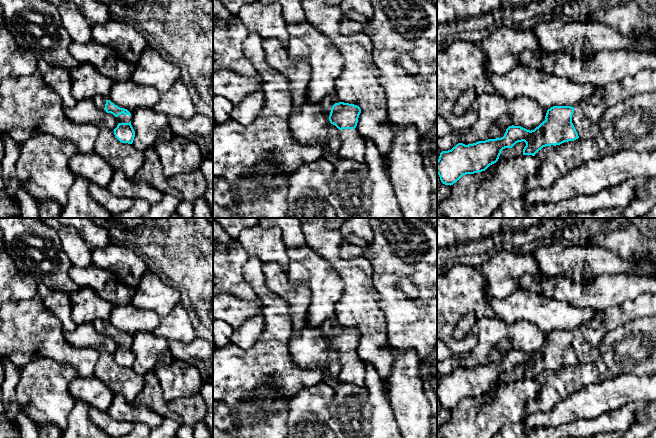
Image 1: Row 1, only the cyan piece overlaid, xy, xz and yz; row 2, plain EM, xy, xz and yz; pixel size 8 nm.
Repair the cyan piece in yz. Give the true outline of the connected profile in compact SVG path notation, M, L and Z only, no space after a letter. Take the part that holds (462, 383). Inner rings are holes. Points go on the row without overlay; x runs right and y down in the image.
M643 293L634 300L627 300L621 305L612 306L595 313L594 317L577 330L553 330L547 334L545 345L534 354L527 354L521 350L509 350L503 361L478 365L465 369L458 367L448 375L442 375L437 384L437 398L445 409L453 409L463 399L485 395L496 387L501 375L512 372L516 367L524 365L526 370L523 379L532 379L546 370L556 370L578 362L591 362L597 358L597 349L605 335L628 321L638 318L652 318L656 316L656 294Z

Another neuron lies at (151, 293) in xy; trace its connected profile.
M147 270L135 288L131 304L152 310L163 318L180 303L180 297L178 289L167 285L156 273Z

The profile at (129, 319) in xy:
M129 304L114 306L108 324L132 337L138 332L153 332L160 321L161 317L156 312Z

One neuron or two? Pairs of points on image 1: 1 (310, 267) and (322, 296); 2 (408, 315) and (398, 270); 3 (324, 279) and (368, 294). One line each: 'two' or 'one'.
1: one
2: one
3: two

